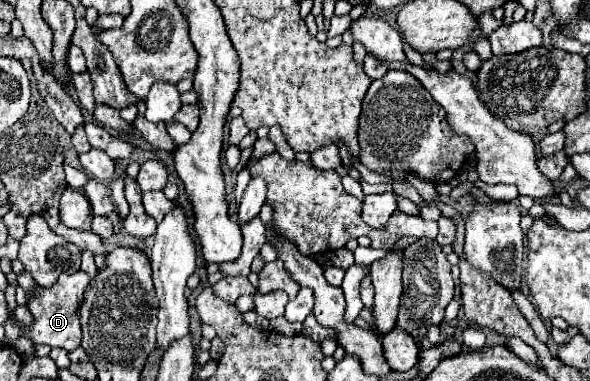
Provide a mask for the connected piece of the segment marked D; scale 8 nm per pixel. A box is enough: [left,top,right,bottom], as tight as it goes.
[26,271,90,351]

